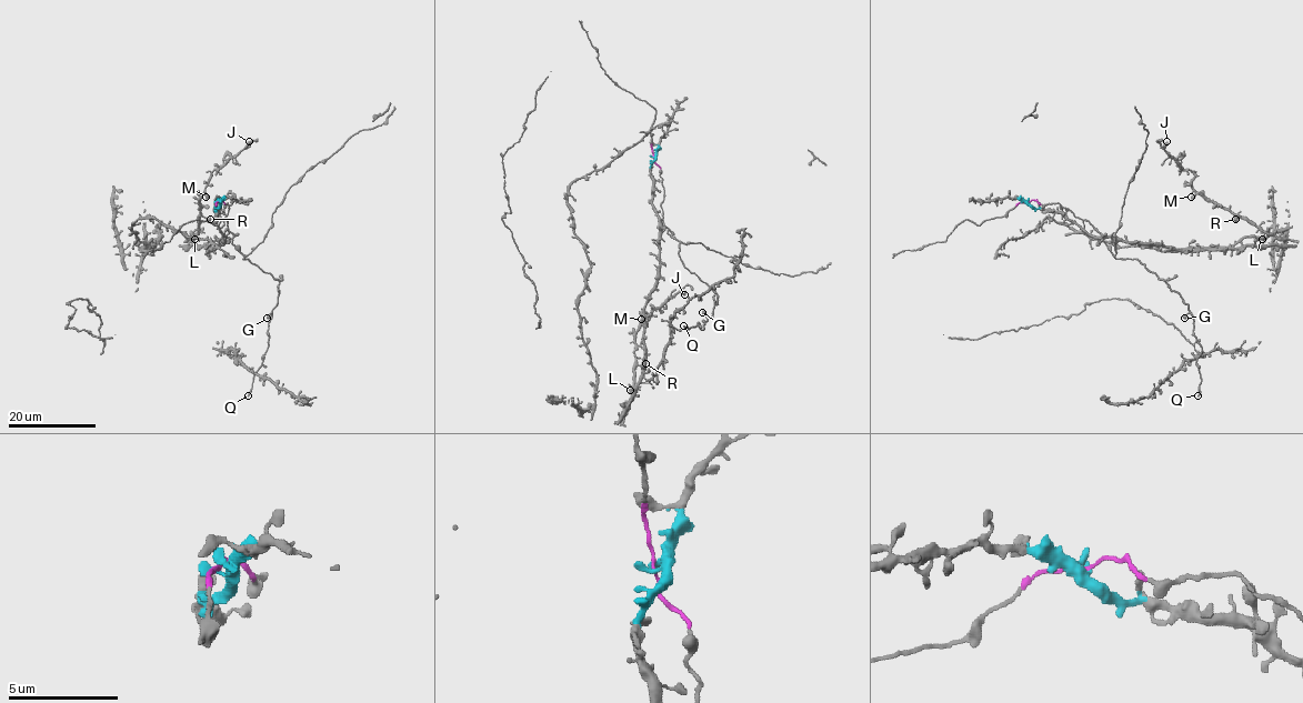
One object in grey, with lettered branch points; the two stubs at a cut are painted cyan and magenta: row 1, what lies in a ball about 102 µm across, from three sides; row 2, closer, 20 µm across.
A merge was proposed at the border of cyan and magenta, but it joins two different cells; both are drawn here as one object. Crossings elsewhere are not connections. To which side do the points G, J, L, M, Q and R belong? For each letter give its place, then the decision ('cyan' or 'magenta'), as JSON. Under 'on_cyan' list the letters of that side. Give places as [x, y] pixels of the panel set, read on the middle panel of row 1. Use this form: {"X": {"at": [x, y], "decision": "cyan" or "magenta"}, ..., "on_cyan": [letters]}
{"G": {"at": [702, 312], "decision": "magenta"}, "J": {"at": [684, 294], "decision": "cyan"}, "L": {"at": [630, 390], "decision": "cyan"}, "M": {"at": [641, 319], "decision": "cyan"}, "Q": {"at": [683, 325], "decision": "magenta"}, "R": {"at": [645, 363], "decision": "cyan"}, "on_cyan": ["J", "L", "M", "R"]}

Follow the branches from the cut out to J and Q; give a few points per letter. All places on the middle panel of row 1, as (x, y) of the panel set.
J: (653, 157), (657, 287), (645, 307), (644, 372), (629, 404), (638, 327), (677, 293), (684, 294)
Q: (653, 157), (663, 189), (662, 223), (683, 265), (714, 292), (703, 330), (683, 325)

